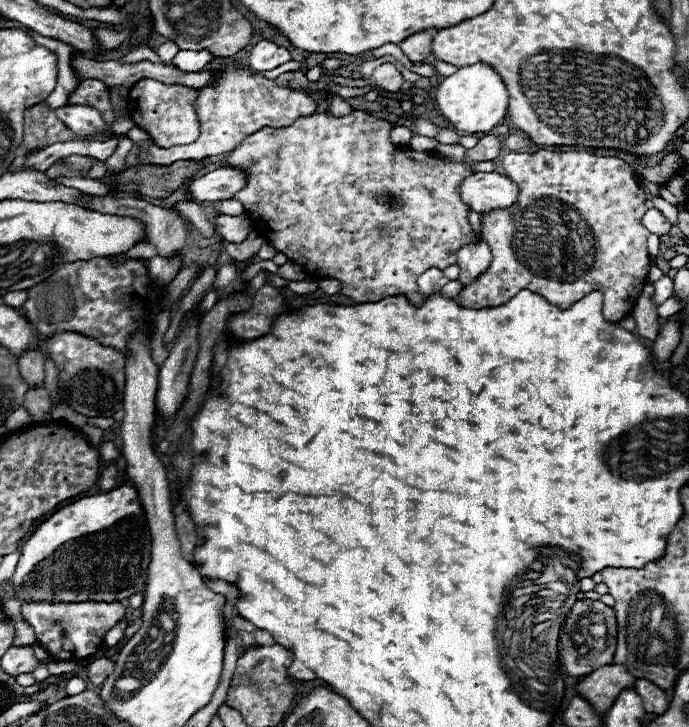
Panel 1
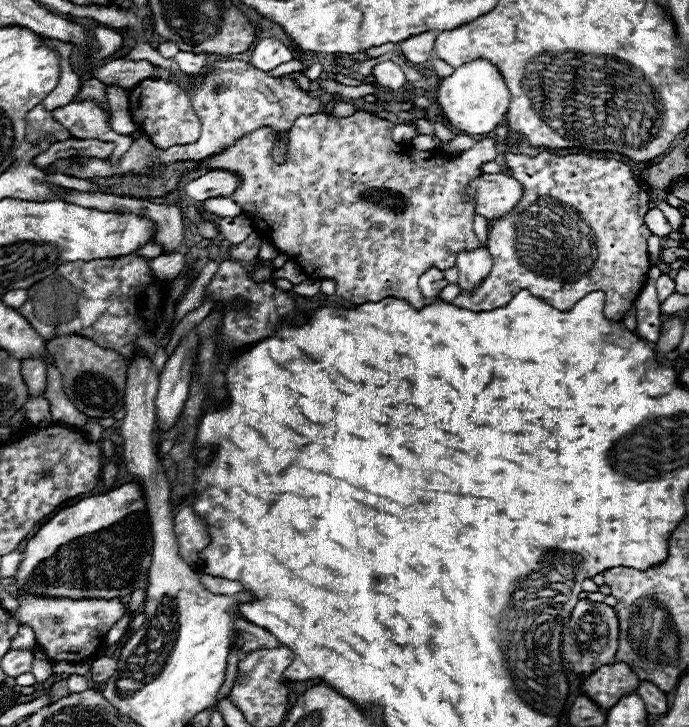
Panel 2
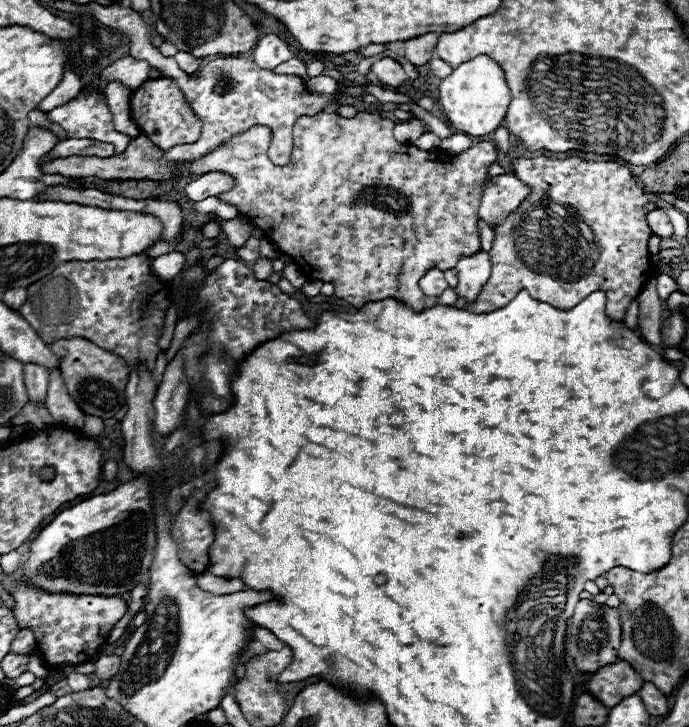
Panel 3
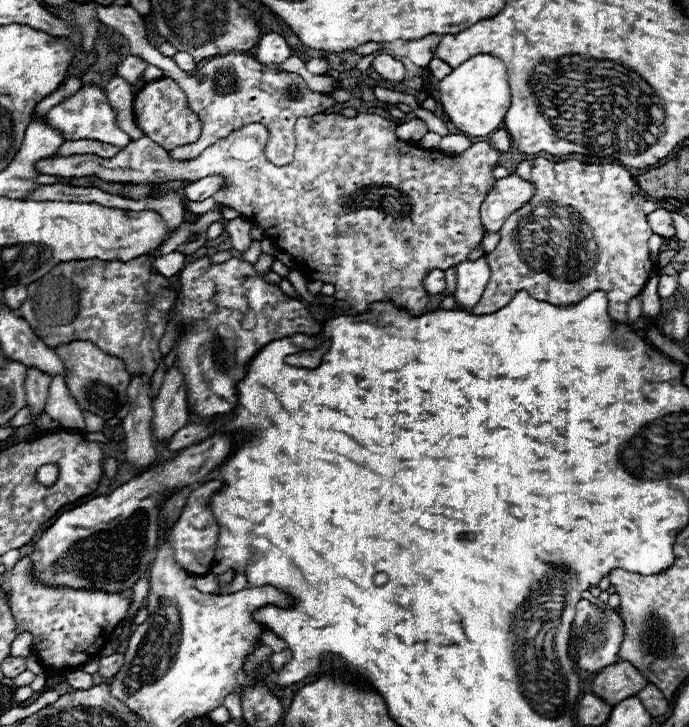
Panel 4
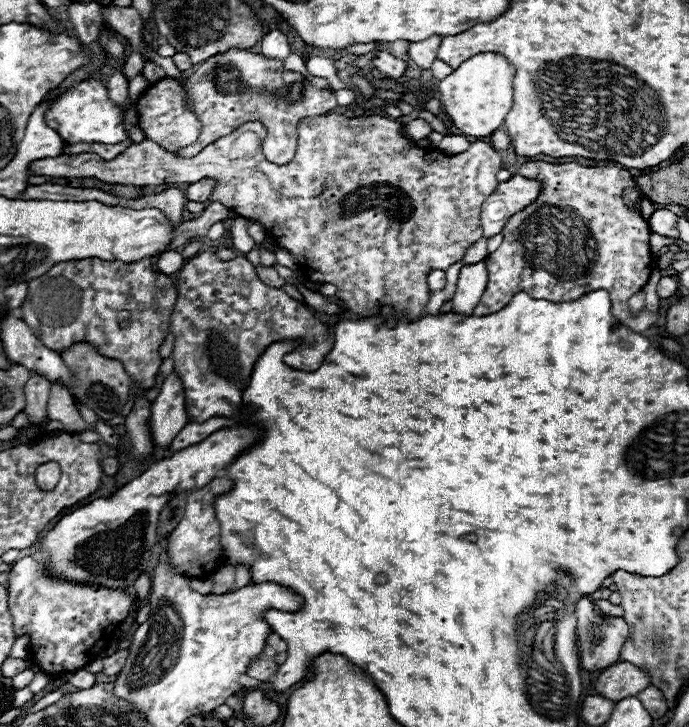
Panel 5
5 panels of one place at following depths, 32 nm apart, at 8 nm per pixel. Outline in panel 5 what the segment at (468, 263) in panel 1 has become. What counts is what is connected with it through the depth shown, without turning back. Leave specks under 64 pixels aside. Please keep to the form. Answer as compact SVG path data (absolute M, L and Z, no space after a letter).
M484 260L476 262L476 264L462 266L460 276L458 276L456 294L452 298L452 302L454 302L452 312L472 314L472 310L476 308L476 302L480 300L480 296L486 288L486 282L488 282L488 270L486 270Z

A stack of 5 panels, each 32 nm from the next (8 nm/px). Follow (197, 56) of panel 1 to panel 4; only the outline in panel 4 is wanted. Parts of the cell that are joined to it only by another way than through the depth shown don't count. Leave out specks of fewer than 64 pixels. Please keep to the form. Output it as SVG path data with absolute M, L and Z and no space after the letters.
M178 52L178 54L174 54L172 56L174 60L176 60L176 64L180 66L180 70L184 70L184 72L194 72L196 70L196 62L194 62L194 58L188 54L188 52Z

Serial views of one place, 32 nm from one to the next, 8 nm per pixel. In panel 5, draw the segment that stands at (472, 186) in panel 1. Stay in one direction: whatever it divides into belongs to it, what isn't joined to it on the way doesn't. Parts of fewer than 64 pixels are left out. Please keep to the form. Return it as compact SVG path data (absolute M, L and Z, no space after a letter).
M514 174L508 182L498 182L494 192L482 204L480 214L482 214L484 236L498 234L512 214L516 214L532 200L536 200L538 192L540 184L536 180L522 178L520 174Z

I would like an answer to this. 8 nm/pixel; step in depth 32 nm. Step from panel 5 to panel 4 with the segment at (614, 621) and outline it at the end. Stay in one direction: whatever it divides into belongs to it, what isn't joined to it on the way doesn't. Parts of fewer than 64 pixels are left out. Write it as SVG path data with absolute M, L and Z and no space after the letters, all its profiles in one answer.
M580 600L576 604L576 616L572 622L570 654L576 658L580 670L598 672L604 666L618 662L618 650L624 640L624 622L614 610L602 610L590 600Z

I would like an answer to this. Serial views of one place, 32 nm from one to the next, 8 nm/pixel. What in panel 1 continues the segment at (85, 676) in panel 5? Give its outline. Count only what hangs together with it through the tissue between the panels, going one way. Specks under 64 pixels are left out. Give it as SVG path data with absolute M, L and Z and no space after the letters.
M74 676L74 678L70 678L68 684L66 684L66 694L68 694L68 696L76 696L78 692L84 692L84 690L86 690L86 680L84 680L84 678Z

